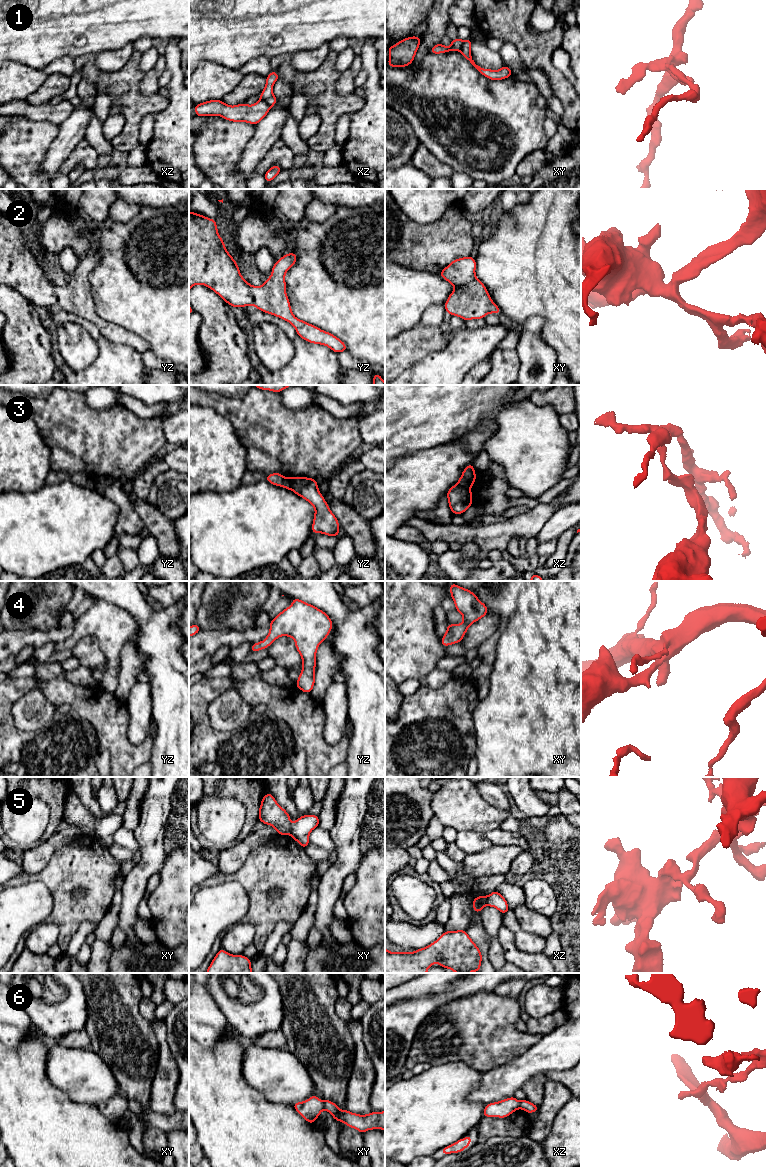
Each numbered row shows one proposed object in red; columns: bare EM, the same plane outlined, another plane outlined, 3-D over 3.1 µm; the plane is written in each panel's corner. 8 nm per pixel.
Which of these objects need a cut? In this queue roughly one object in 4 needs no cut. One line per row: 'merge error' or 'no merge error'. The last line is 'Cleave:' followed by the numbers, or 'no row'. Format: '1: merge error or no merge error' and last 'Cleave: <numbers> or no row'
1: merge error
2: no merge error
3: merge error
4: no merge error
5: merge error
6: merge error
Cleave: 1, 3, 5, 6

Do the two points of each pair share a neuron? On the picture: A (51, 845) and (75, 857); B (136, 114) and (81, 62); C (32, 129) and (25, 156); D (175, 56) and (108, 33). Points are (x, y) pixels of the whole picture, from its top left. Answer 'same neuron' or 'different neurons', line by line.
A: different neurons
B: same neuron
C: same neuron
D: different neurons

